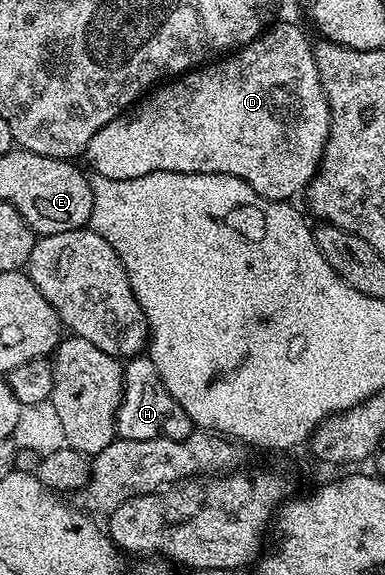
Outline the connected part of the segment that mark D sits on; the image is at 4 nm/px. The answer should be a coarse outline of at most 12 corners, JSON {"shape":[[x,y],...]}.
{"shape":[[268,26],[93,133],[91,171],[217,173],[294,200],[331,114]]}

